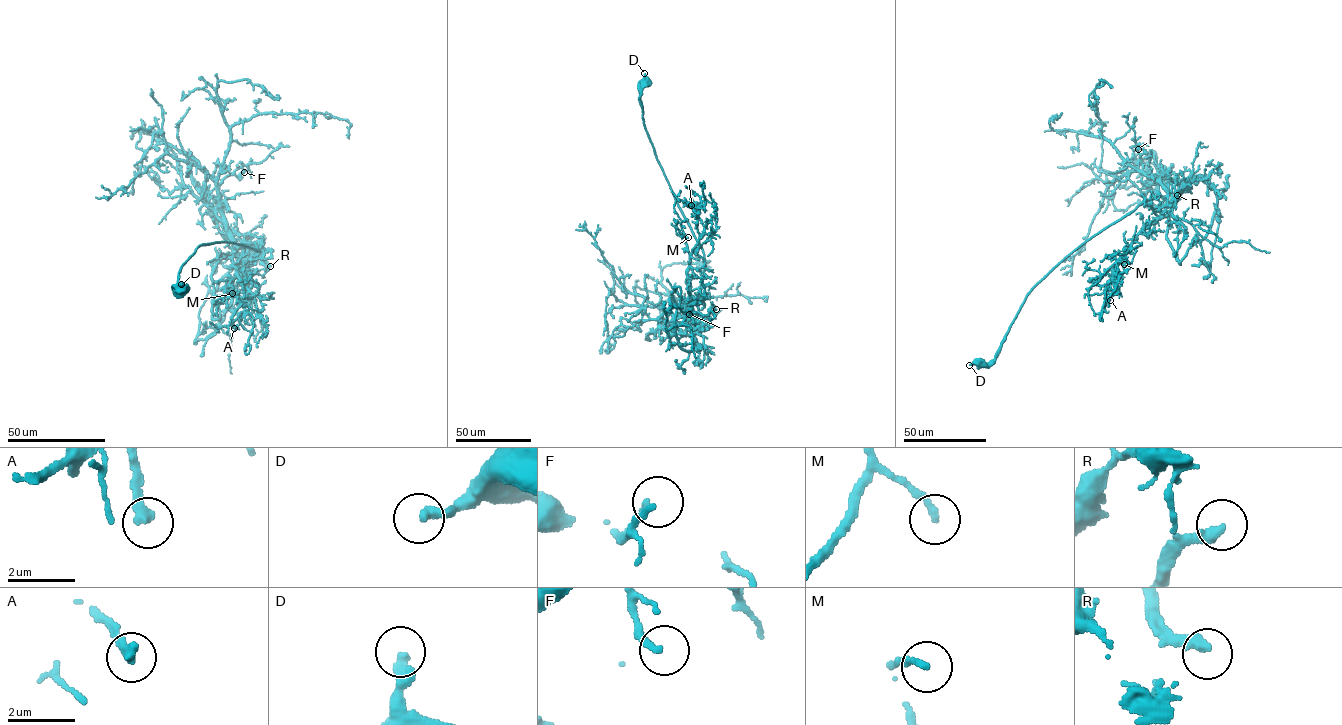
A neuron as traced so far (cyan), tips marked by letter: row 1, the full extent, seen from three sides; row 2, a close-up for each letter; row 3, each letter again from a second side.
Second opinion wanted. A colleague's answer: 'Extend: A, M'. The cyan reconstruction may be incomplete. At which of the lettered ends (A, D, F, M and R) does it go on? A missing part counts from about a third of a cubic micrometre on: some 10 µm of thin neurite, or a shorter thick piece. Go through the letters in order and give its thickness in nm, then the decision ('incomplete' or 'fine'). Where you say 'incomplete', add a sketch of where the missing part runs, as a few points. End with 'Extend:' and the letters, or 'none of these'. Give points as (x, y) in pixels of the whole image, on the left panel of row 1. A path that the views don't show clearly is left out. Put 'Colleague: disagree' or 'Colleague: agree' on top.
Colleague: agree
A: 300 nm thick; incomplete
D: 360 nm thick; fine
F: 170 nm thick; fine
M: 180 nm thick; incomplete
R: 320 nm thick; fine
Extend: A, M

